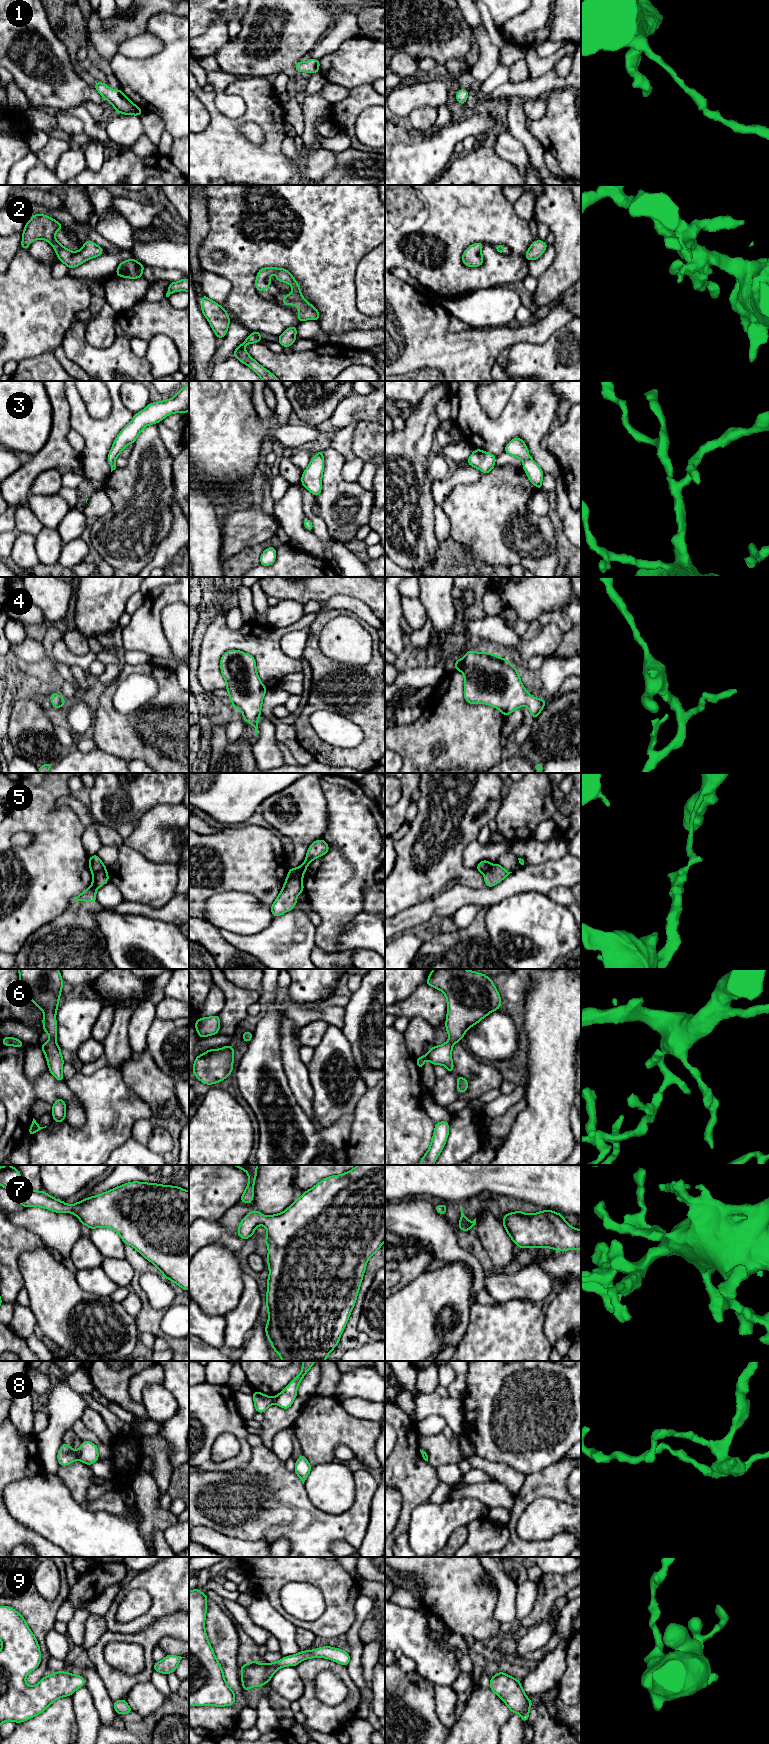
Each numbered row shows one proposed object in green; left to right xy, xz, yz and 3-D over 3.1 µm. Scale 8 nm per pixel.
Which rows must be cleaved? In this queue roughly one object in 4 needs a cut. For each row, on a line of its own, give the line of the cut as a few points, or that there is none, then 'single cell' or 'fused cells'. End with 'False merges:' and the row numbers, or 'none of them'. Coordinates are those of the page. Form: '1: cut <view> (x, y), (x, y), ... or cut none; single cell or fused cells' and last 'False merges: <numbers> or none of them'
1: cut none; single cell
2: cut none; single cell
3: cut none; single cell
4: cut none; single cell
5: cut xz (303, 873), (287, 878); fused cells
6: cut none; single cell
7: cut none; single cell
8: cut xy (76, 1452), (78, 1458); fused cells
9: cut none; single cell
False merges: 5, 8

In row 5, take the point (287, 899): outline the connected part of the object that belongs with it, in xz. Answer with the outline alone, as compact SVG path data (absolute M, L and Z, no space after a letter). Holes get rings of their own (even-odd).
M298 874L291 878L286 878L281 892L271 905L274 918L292 910L297 904L298 894L304 892L303 875Z

